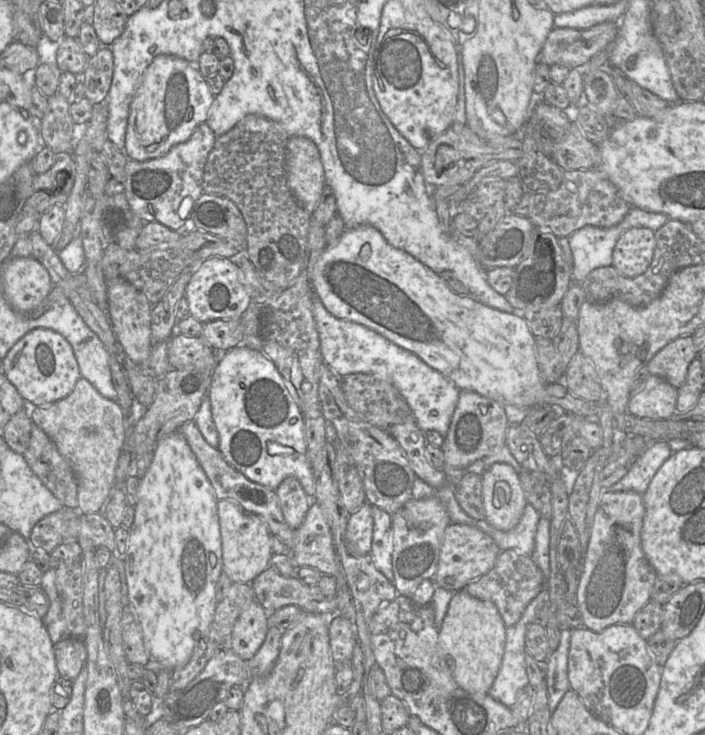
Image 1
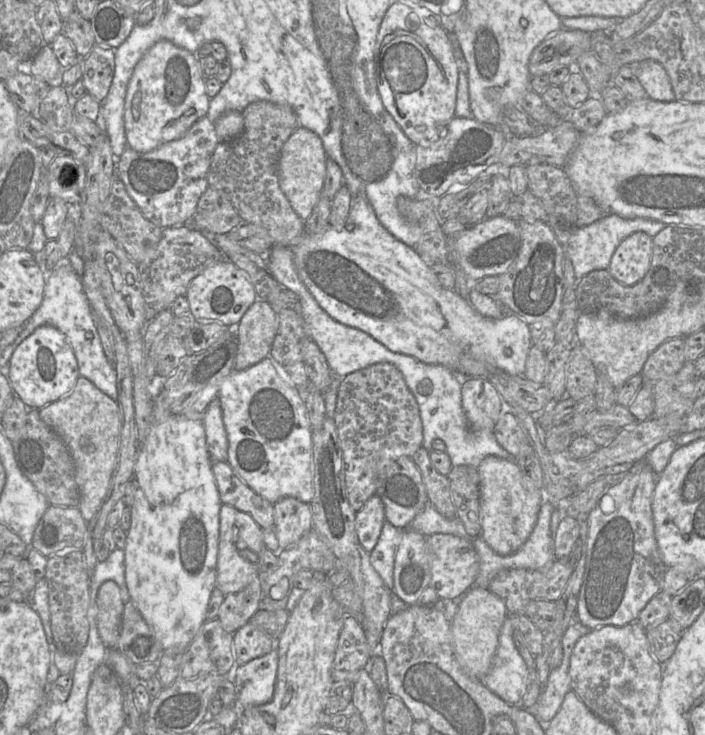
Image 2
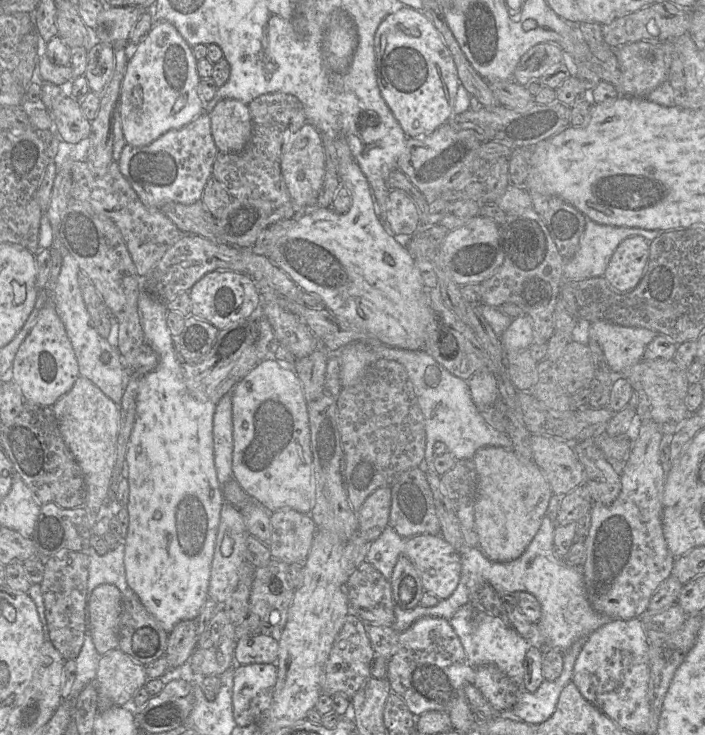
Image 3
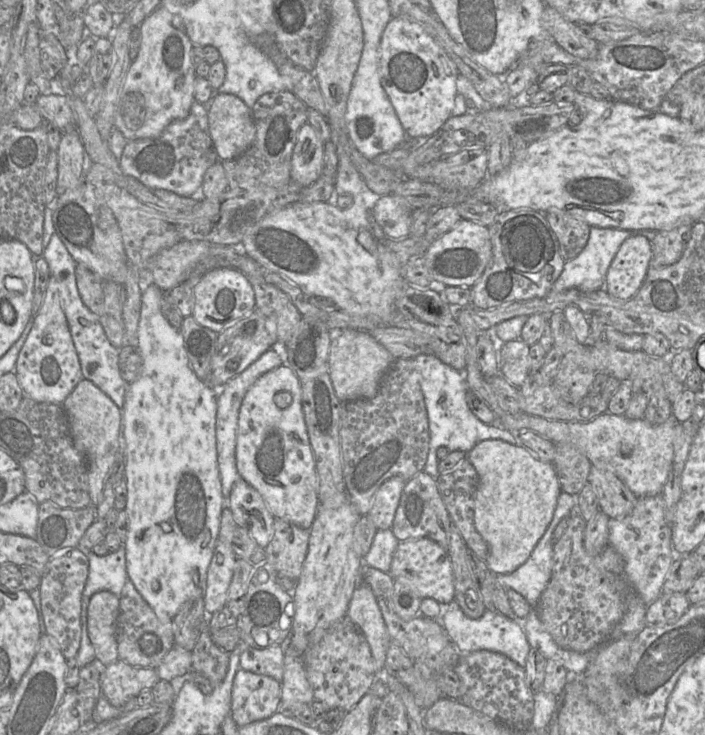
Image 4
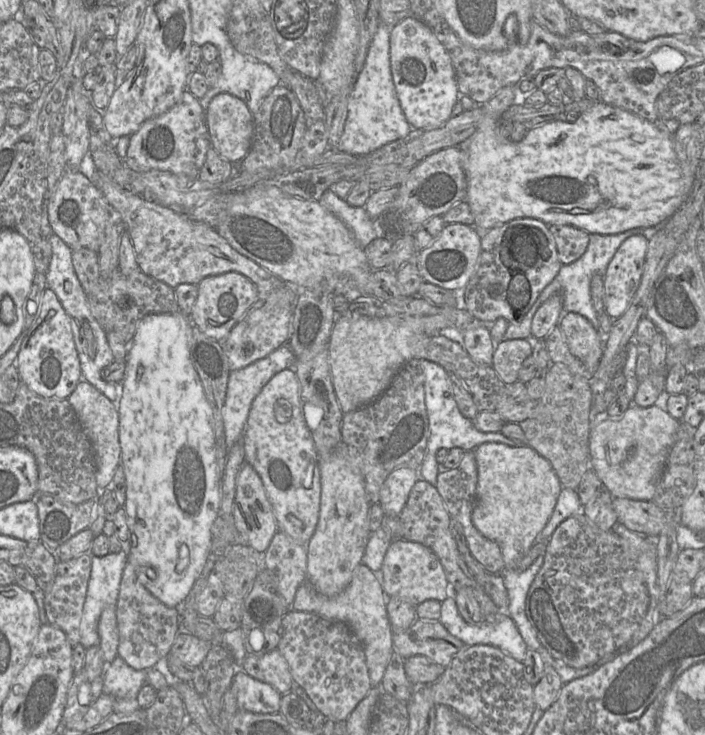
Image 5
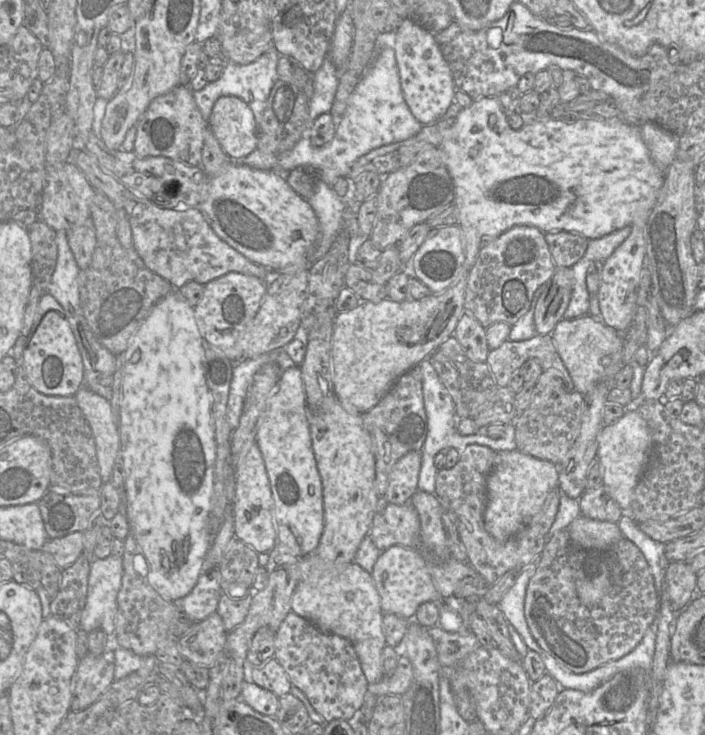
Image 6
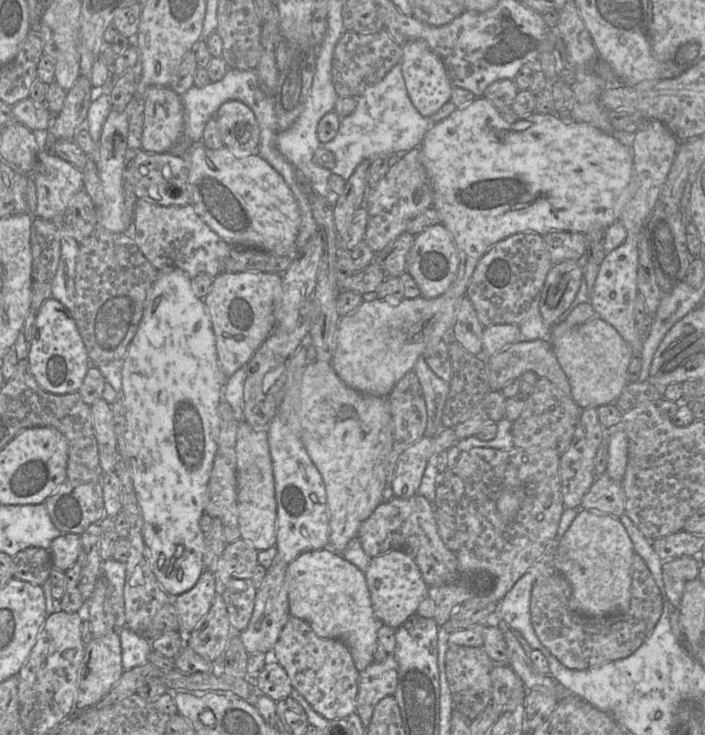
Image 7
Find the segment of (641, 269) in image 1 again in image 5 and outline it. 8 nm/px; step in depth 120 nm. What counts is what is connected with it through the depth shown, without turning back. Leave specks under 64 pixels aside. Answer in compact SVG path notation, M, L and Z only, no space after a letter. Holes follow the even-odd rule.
M633 234L621 243L607 266L604 307L612 320L623 315L640 285L647 249L647 237Z

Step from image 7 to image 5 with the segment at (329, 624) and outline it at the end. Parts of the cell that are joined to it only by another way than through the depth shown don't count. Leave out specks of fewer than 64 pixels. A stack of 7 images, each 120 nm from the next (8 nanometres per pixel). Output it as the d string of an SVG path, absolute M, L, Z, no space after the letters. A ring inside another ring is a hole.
M360 563L354 570L351 581L346 588L332 597L320 594L308 581L304 581L296 591L291 609L315 613L346 624L364 650L371 687L380 687L393 652L392 628L386 611L387 598L378 576Z

